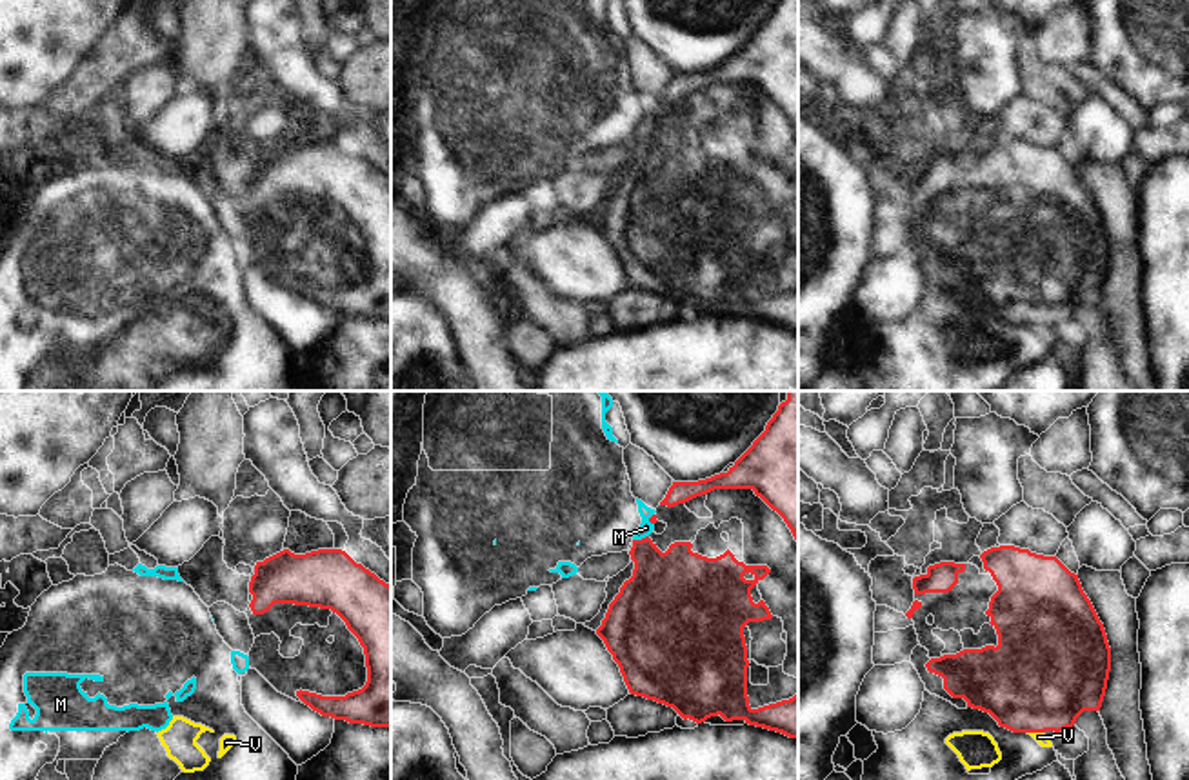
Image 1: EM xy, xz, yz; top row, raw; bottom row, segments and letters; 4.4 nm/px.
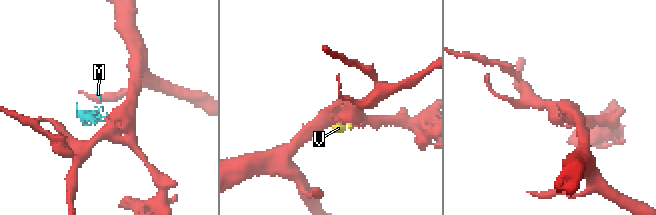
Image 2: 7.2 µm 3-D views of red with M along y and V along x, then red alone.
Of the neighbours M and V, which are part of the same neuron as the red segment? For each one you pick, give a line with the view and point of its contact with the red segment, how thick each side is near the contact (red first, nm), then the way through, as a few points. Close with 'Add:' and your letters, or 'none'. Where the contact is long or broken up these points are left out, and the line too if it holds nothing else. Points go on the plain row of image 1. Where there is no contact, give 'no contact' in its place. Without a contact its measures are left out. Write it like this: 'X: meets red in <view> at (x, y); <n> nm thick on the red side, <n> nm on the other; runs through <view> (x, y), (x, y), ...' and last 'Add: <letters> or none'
Add: none

